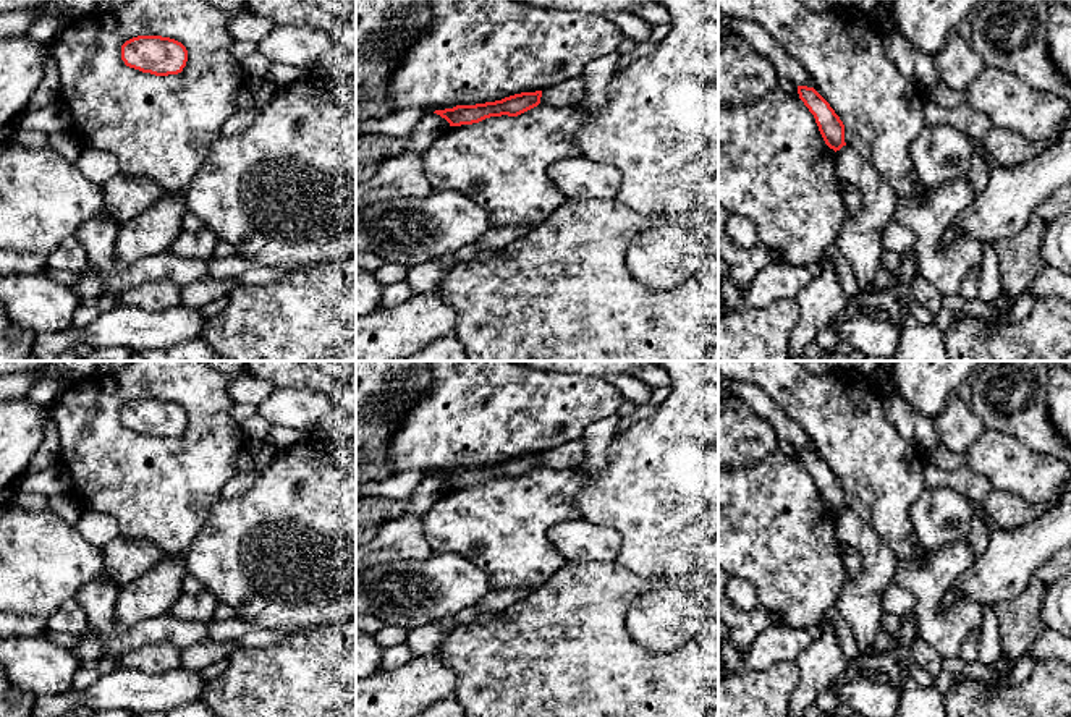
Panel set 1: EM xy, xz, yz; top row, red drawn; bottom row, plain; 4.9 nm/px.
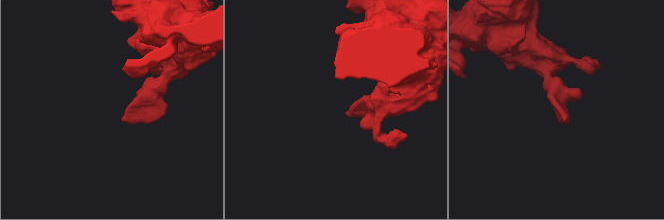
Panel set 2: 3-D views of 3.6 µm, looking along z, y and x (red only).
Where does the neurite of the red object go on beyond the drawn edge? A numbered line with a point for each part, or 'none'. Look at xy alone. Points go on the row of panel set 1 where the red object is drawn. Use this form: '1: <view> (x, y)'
none

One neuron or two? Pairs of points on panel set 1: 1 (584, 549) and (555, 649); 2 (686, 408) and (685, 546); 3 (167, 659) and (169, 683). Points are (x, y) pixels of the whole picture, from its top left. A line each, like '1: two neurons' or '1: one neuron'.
1: two neurons
2: one neuron
3: two neurons

